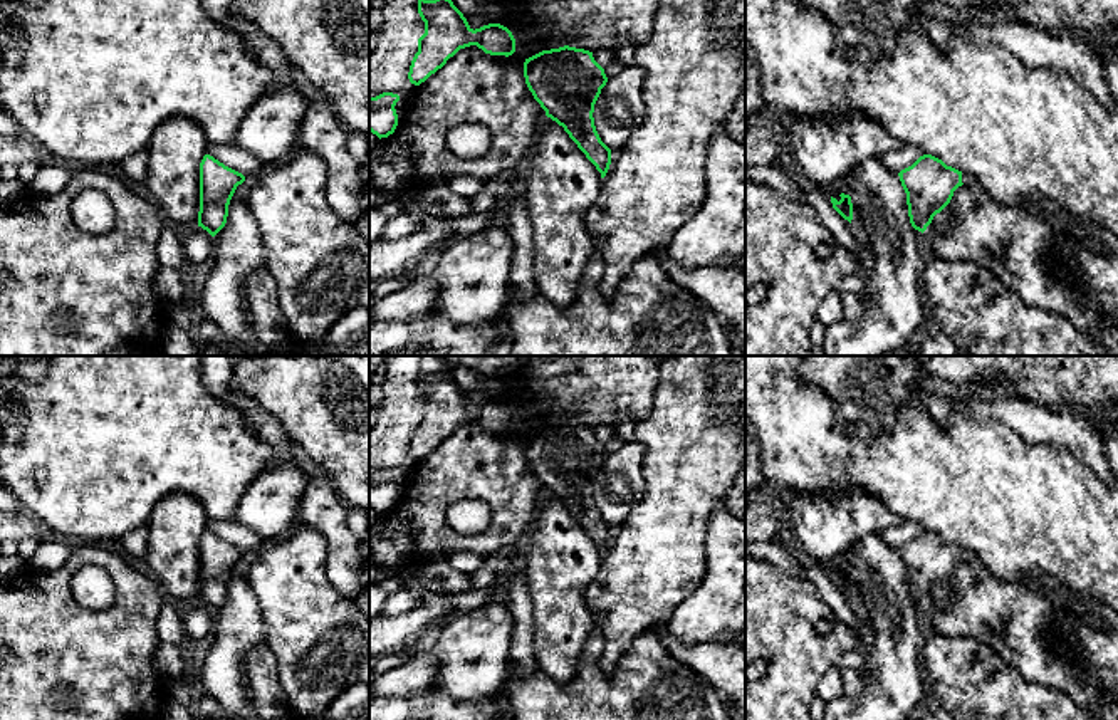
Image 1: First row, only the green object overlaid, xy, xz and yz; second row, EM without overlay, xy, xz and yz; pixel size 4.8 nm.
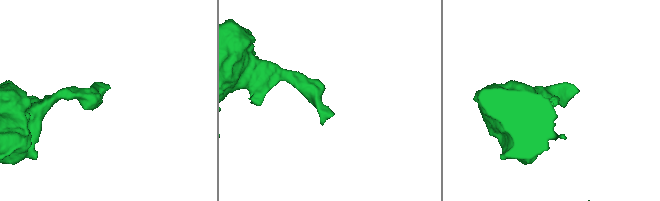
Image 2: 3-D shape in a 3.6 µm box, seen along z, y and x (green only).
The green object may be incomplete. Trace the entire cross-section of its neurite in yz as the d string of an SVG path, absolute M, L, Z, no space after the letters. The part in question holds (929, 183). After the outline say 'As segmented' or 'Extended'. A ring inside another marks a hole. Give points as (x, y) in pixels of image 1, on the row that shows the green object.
M923 154L912 166L898 173L906 193L908 217L915 230L925 232L933 217L952 200L953 191L975 185L975 180L942 159Z. Extended

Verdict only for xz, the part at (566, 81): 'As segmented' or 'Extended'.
As segmented

